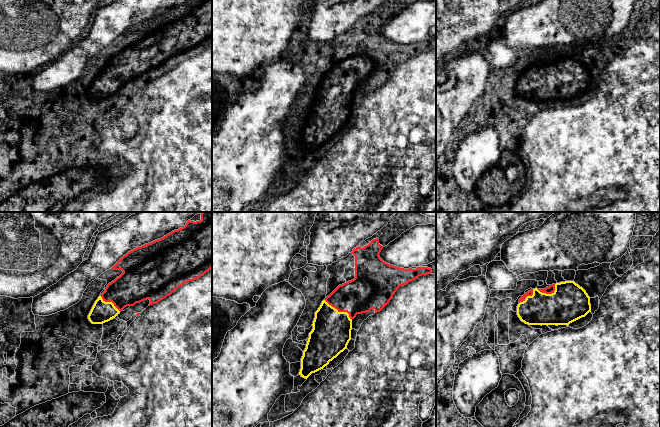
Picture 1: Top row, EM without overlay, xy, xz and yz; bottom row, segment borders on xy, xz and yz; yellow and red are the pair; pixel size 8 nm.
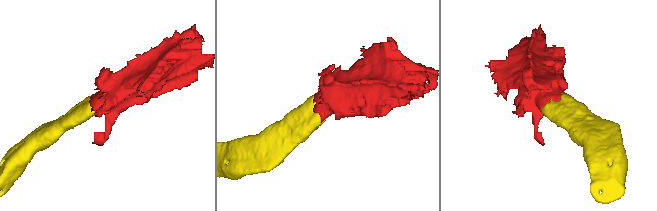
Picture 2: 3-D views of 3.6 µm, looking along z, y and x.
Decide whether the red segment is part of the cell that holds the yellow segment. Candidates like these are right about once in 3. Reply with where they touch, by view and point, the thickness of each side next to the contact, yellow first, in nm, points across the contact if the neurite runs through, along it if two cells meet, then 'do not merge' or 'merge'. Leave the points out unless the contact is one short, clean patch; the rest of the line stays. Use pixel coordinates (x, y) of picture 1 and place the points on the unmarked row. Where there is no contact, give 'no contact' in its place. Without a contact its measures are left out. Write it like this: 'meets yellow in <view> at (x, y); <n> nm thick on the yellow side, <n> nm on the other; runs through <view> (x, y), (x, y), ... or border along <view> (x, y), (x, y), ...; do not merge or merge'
meets yellow in xz at (339, 88); 320 nm thick on the yellow side, 280 nm on the other; merge

